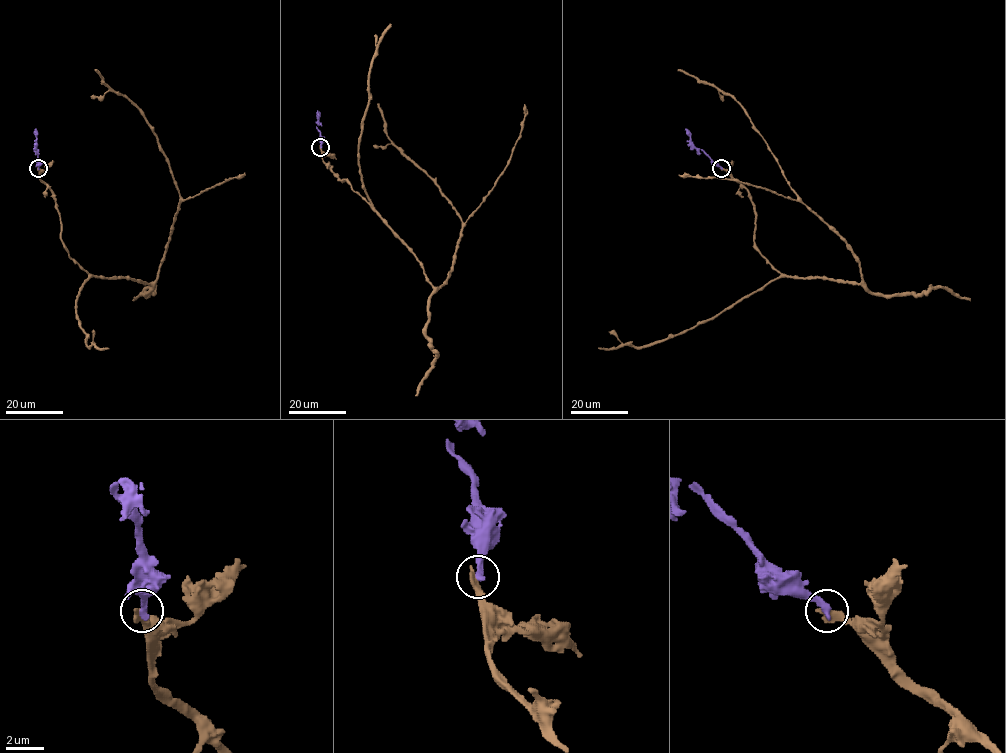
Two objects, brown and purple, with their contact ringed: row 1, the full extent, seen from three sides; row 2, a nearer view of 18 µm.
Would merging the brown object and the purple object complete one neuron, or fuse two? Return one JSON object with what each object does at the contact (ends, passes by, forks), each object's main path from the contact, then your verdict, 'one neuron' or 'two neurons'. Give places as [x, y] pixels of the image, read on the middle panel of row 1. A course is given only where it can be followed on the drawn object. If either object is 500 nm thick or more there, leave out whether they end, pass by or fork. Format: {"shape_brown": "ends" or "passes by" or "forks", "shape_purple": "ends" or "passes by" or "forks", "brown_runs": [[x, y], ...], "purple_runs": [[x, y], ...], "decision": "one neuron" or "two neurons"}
{"shape_brown": "ends", "shape_purple": "ends", "brown_runs": [[320, 147], [323, 162], [415, 255], [426, 278], [441, 285], [452, 265], [462, 219], [388, 137], [377, 103]], "purple_runs": [[321, 147], [317, 110]], "decision": "two neurons"}

